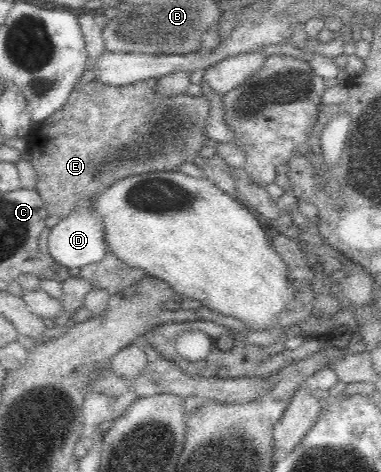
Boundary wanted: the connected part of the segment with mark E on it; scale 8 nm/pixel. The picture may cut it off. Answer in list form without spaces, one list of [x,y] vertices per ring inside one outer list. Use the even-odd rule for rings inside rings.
[[[154,79],[131,85],[112,87],[100,81],[88,85],[78,83],[68,101],[56,113],[46,117],[29,133],[30,163],[37,173],[36,191],[46,204],[48,216],[65,219],[86,198],[101,194],[112,183],[124,179],[122,175],[140,175],[150,171],[172,171],[182,163],[192,163],[200,151],[210,144],[205,131],[210,101],[202,94],[164,95],[158,92]]]

